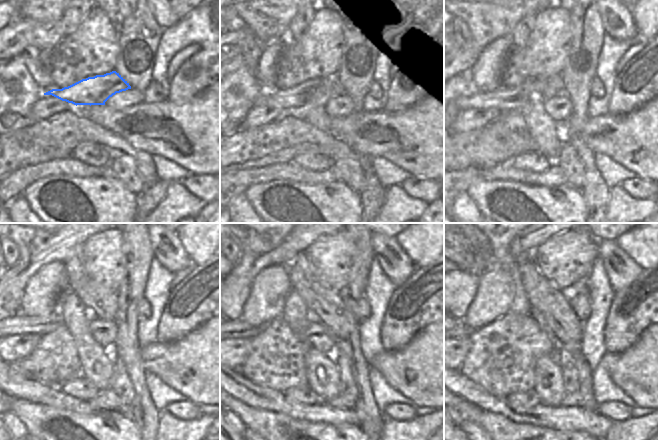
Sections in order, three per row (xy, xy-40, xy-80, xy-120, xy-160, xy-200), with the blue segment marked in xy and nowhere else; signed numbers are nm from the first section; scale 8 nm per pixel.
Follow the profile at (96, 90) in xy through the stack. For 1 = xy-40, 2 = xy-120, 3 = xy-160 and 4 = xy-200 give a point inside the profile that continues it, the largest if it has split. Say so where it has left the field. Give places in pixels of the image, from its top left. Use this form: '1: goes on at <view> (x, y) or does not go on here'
1: goes on at xy-40 (319, 91)
2: goes on at xy-120 (18, 325)
3: goes on at xy-160 (240, 329)
4: goes on at xy-200 (464, 331)

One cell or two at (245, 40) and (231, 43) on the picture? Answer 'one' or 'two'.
one

